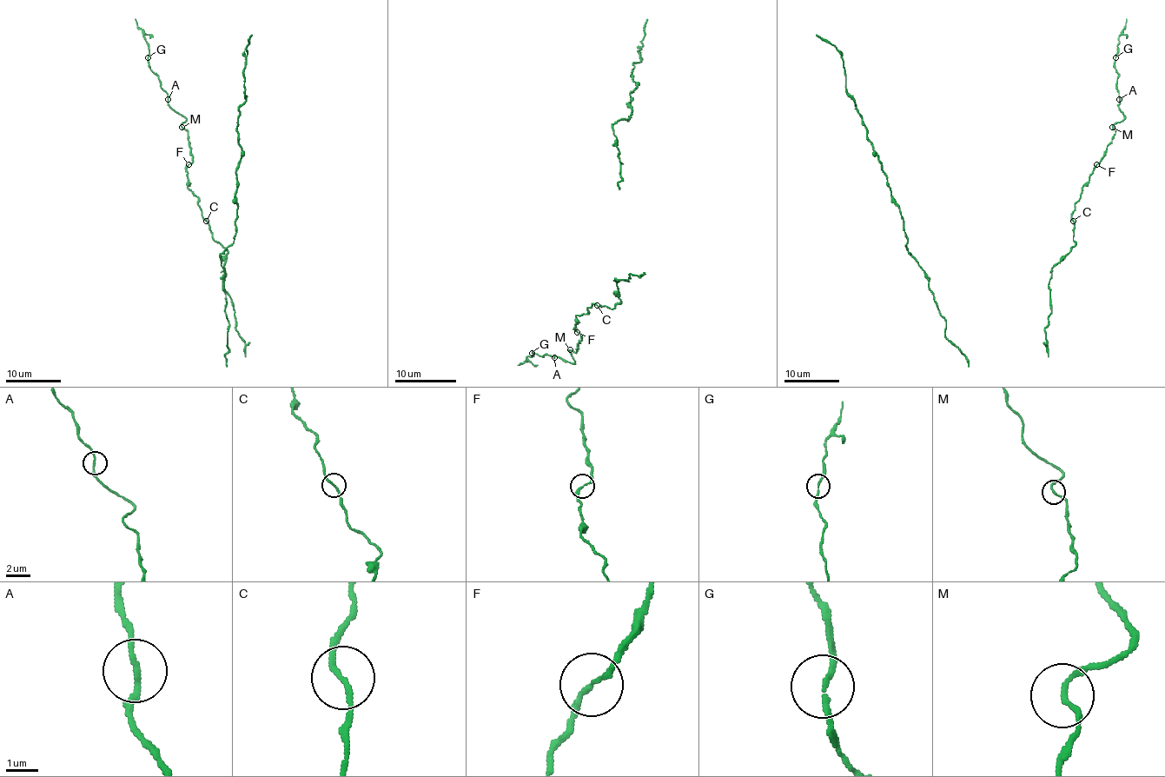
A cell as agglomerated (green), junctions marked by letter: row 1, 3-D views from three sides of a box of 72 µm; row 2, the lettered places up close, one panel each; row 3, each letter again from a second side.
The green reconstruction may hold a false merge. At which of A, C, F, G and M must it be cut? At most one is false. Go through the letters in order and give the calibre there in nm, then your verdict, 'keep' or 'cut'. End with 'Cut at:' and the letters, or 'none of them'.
A: calibre 160 nm; keep
C: calibre 140 nm; keep
F: calibre 160 nm; keep
G: calibre 140 nm; keep
M: calibre 140 nm; keep
Cut at: none of them

